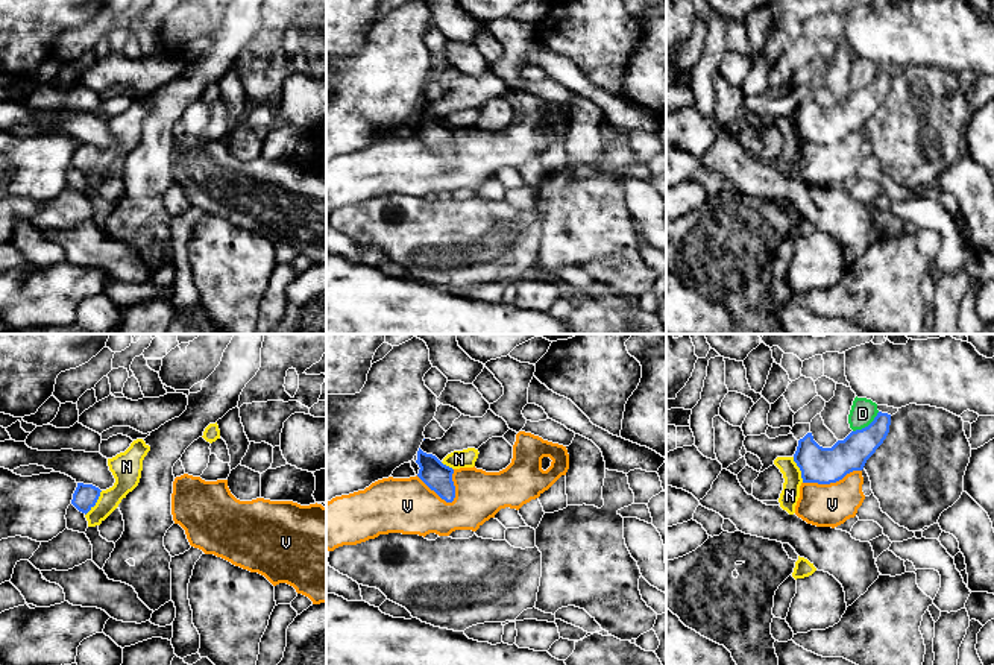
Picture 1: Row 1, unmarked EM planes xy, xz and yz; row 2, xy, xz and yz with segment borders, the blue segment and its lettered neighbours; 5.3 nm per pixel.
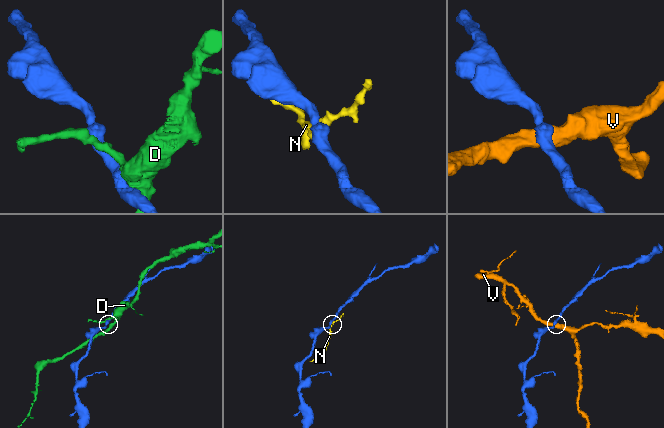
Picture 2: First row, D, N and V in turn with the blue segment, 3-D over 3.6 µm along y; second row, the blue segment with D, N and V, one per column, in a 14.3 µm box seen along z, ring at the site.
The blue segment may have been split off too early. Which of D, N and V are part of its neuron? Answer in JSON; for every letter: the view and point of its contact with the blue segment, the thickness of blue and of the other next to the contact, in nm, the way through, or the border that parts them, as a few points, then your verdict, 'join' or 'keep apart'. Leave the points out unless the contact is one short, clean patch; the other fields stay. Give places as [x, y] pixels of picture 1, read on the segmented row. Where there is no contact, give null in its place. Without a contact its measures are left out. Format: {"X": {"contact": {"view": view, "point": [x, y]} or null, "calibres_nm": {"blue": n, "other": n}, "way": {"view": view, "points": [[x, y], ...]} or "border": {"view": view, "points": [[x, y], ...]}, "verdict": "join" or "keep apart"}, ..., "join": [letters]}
{"D": {"contact": {"view": "yz", "point": [868, 425]}, "calibres_nm": {"blue": 180, "other": 140}, "verdict": "keep apart"}, "N": {"contact": {"view": "xy", "point": [96, 501]}, "calibres_nm": {"blue": 130, "other": 160}, "border": {"view": "xy", "points": [[102, 491], [96, 504], [85, 515]]}, "verdict": "keep apart"}, "V": {"contact": {"view": "xz", "point": [436, 492]}, "calibres_nm": {"blue": 150, "other": 300}, "border": {"view": "xz", "points": [[416, 475], [446, 501], [454, 500]]}, "verdict": "keep apart"}, "join": []}

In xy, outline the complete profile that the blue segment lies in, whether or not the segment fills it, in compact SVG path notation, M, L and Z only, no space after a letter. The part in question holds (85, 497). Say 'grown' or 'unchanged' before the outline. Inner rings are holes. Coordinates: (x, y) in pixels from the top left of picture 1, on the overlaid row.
unchanged | M77 483L71 504L82 513L88 513L100 496L100 489L93 484Z

